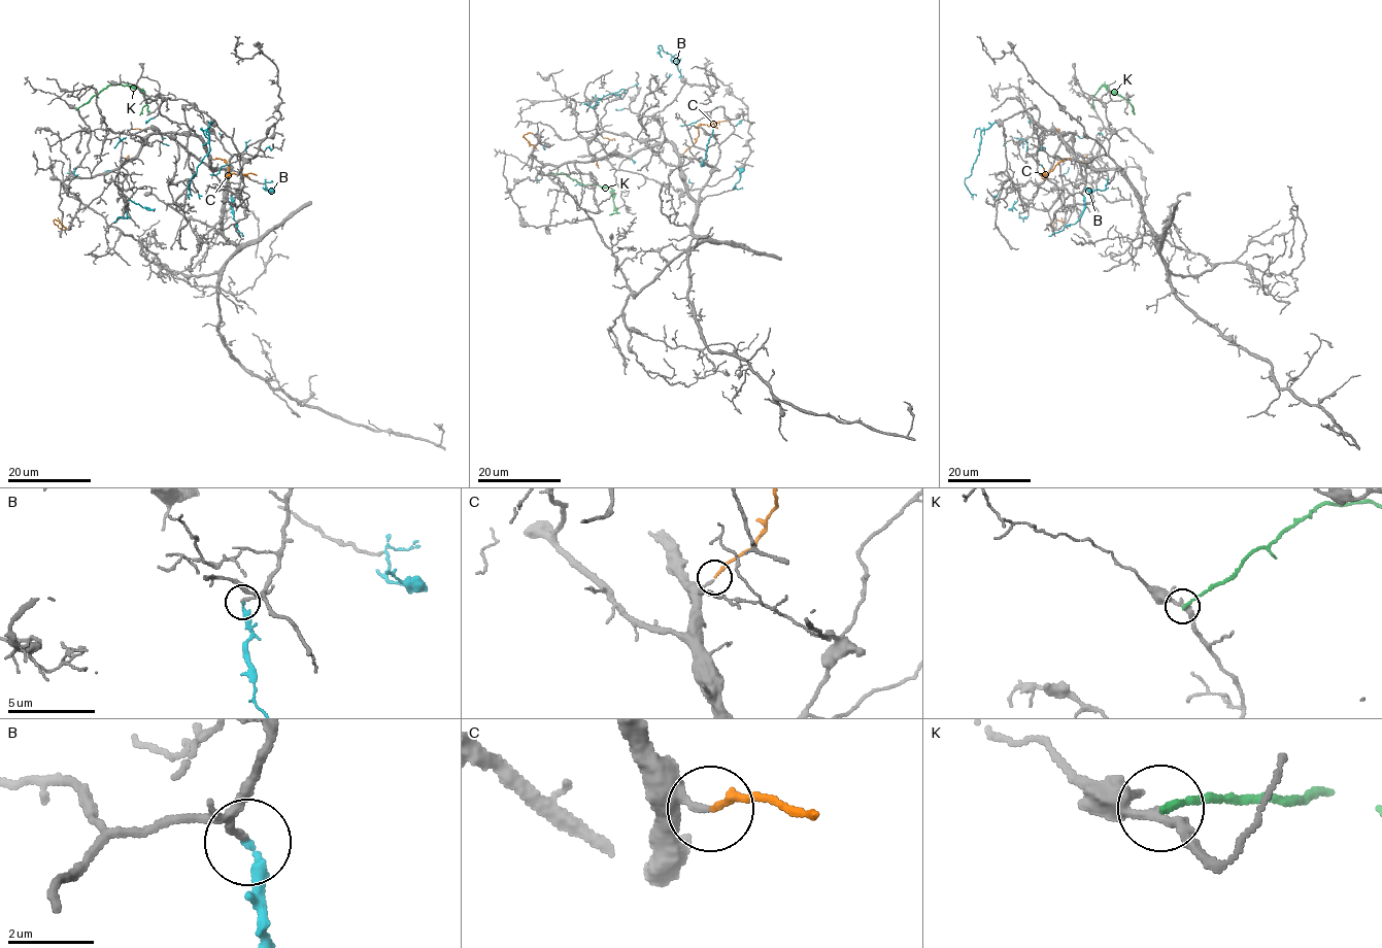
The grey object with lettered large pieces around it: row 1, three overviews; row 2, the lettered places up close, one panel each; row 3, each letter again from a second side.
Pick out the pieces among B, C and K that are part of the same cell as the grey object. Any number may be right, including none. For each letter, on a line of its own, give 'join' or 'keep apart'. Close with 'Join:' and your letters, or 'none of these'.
B: keep apart
C: keep apart
K: keep apart
Join: none of these

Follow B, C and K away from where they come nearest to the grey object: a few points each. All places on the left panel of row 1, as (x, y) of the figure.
B: (230, 195), (216, 174), (199, 198), (190, 194), (209, 143), (165, 144), (145, 123), (71, 172), (112, 171)
C: (213, 159), (129, 155), (126, 162), (58, 221), (54, 219), (62, 229)
K: (76, 109), (109, 86), (123, 85), (142, 92), (146, 104), (139, 114)

